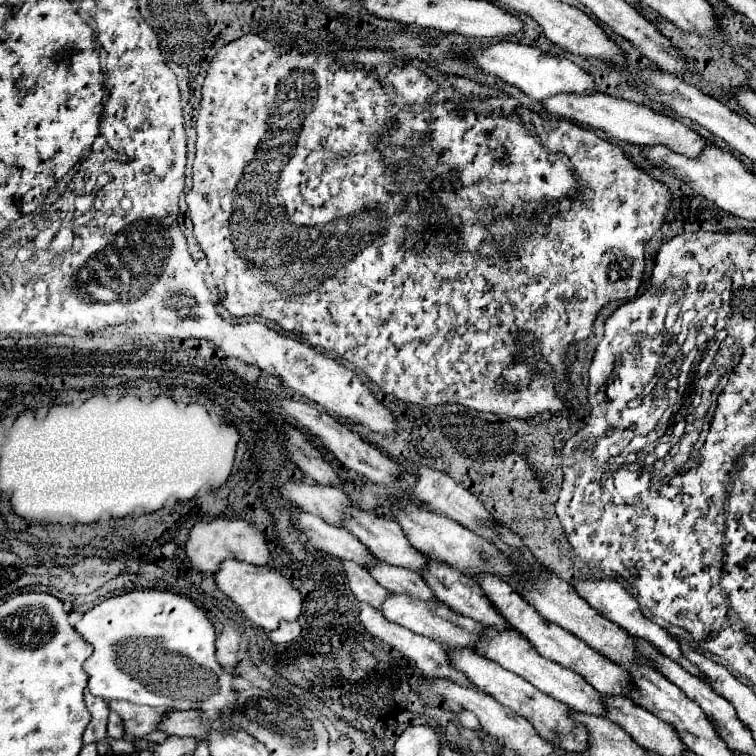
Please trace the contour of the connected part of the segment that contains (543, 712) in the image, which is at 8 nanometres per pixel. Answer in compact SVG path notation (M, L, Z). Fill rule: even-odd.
M452 646L452 648L446 648L446 654L448 654L448 660L450 660L452 668L456 668L462 674L466 674L466 678L468 678L470 684L476 684L478 690L494 696L496 700L500 700L500 704L512 708L516 714L520 714L526 720L530 720L532 726L536 728L536 732L544 740L552 740L556 734L560 734L560 746L562 748L572 750L572 752L586 752L586 748L588 748L588 736L586 736L586 732L584 732L582 726L576 726L568 718L568 710L566 710L568 706L566 704L556 702L554 698L550 698L548 694L540 692L538 688L534 688L524 678L520 678L520 676L504 670L500 664L496 664L496 662L492 662L492 660L476 654L470 648Z

